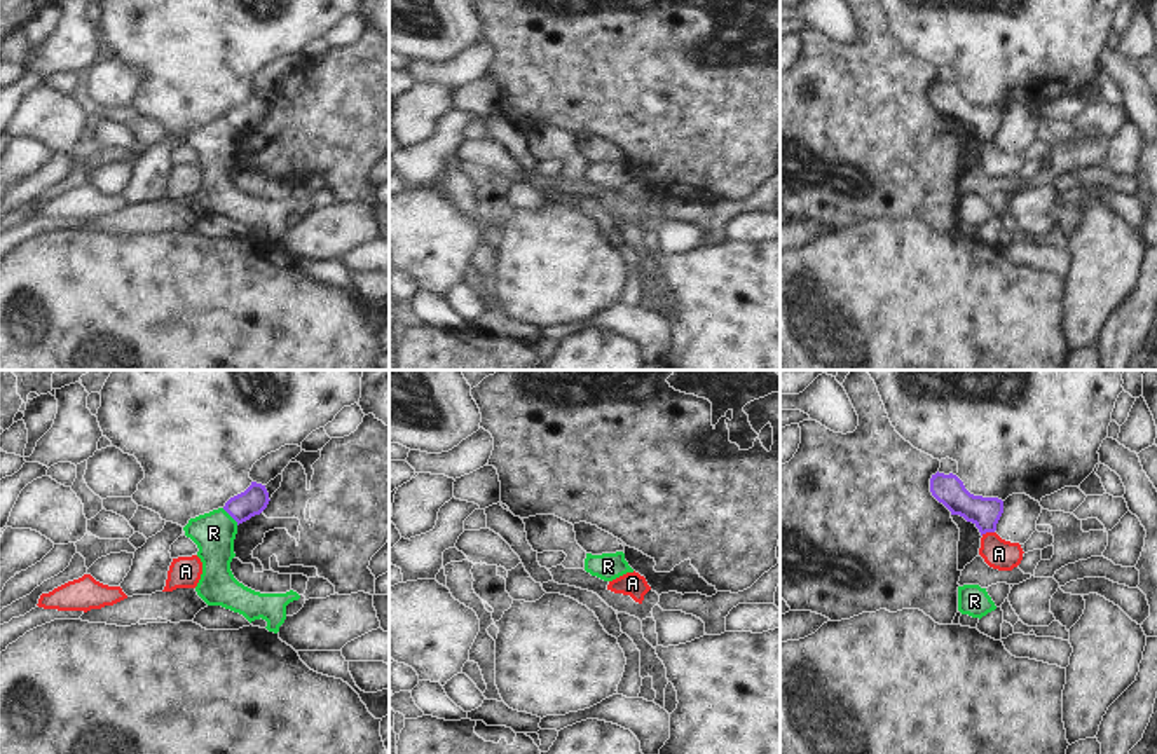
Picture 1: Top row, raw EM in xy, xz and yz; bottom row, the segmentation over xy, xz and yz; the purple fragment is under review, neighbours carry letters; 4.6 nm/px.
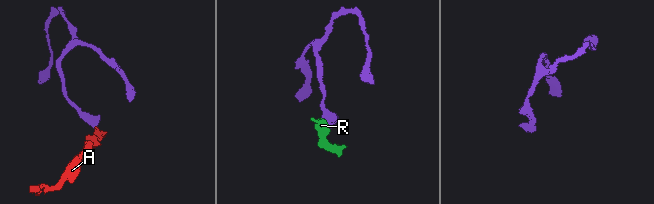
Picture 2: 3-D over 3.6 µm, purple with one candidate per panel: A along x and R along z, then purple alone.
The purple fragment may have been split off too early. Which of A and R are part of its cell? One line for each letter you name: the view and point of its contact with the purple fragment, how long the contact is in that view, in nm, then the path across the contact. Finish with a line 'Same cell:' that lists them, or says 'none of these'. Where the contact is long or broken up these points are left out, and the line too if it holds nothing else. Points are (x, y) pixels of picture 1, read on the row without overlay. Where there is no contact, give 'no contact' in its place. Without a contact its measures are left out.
Same cell: none of these

